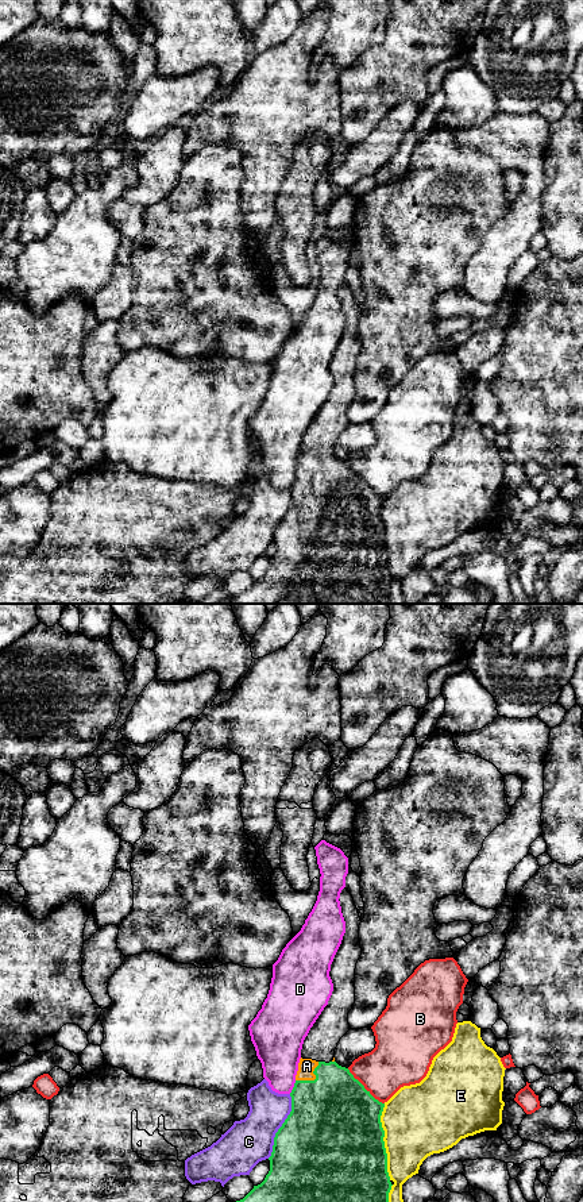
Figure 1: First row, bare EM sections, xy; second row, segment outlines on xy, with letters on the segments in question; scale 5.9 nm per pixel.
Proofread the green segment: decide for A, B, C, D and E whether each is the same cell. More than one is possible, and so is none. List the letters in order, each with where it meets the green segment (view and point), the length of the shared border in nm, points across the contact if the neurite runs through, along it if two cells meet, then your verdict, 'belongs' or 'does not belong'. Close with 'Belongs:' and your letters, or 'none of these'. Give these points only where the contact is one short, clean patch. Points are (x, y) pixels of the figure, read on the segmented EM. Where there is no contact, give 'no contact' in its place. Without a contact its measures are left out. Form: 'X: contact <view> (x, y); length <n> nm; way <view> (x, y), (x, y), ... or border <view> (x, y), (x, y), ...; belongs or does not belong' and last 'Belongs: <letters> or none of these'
A: contact xy (315, 1079); length 180 nm; belongs
B: contact xy (363, 1087); length 300 nm; does not belong
C: contact xy (281, 1127); length 400 nm; does not belong
D: contact xy (293, 1087); length 90 nm; does not belong
E: contact xy (383, 1141); length 460 nm; does not belong
Belongs: A

